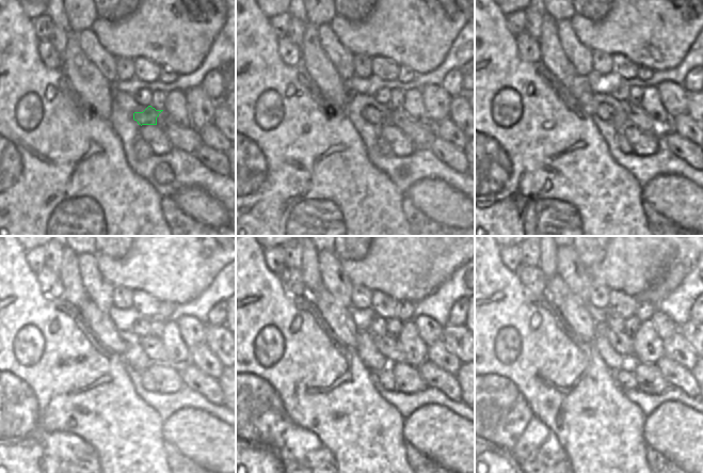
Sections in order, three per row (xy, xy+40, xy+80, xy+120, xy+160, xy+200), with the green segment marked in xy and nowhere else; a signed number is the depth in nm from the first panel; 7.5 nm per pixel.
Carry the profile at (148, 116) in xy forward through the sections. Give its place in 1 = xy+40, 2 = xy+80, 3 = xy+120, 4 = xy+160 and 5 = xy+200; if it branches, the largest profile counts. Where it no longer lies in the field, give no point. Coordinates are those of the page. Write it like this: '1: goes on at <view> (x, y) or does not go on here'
1: goes on at xy+40 (371, 114)
2: goes on at xy+80 (587, 100)
3: goes on at xy+120 (99, 321)
4: goes on at xy+160 (339, 319)
5: goes on at xy+200 (578, 315)

